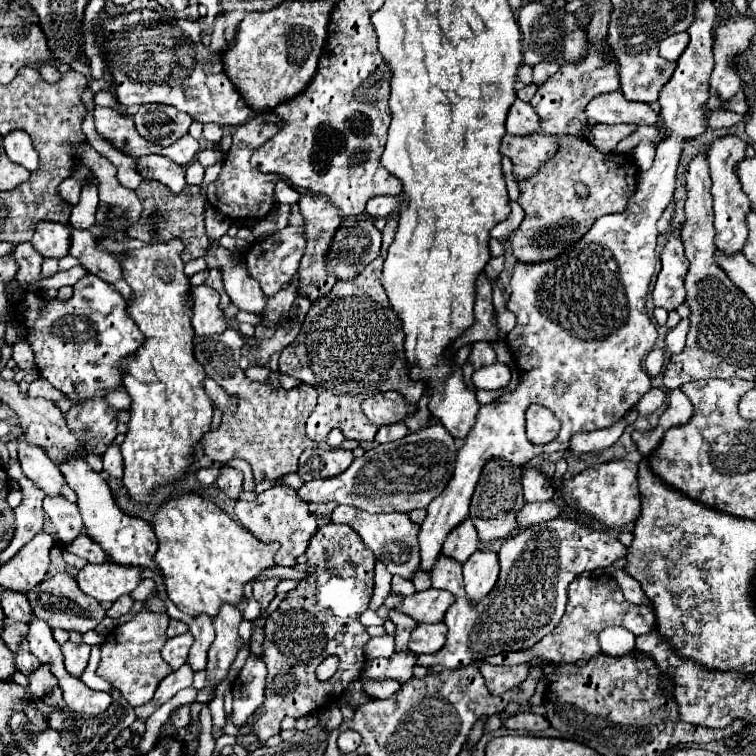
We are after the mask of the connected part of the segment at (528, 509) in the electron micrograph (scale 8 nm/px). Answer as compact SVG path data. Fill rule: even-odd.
M556 499L550 501L536 501L536 503L526 503L524 511L520 511L520 529L530 527L530 523L540 523L548 519L556 519L562 513L562 505Z

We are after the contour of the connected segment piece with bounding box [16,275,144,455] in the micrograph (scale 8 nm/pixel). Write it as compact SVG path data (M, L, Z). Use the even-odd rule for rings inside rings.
M86 275L84 279L80 279L80 283L76 283L74 295L68 301L58 301L58 299L46 301L42 297L38 297L38 293L28 291L24 301L16 309L16 317L28 329L26 339L32 343L34 361L36 361L38 371L42 373L42 377L46 381L50 381L58 391L68 395L68 399L74 403L70 410L63 413L66 423L68 423L68 429L80 439L80 443L84 445L84 449L88 453L96 453L96 455L104 455L108 445L118 435L118 431L116 431L118 411L106 403L106 399L104 399L106 391L114 391L124 385L122 383L122 373L124 373L122 361L126 357L134 357L136 351L140 349L140 345L144 343L142 331L136 327L136 323L128 315L126 307L128 305L124 301L124 297L116 291L116 287L112 287L112 283L106 283L106 281L98 279L96 275Z

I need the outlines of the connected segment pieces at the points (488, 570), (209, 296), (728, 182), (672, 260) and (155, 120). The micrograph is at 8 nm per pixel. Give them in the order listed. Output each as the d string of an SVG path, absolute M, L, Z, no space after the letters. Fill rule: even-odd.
M478 549L464 563L464 587L470 601L480 601L498 579L498 555L490 549Z
M206 285L192 287L192 327L196 335L214 335L218 331L226 329L226 319L224 313L218 307L218 291L212 291Z
M720 137L714 141L714 145L708 149L708 165L710 165L710 177L712 177L712 197L714 197L714 227L716 227L716 247L726 253L740 253L748 239L748 227L746 227L746 215L750 213L750 201L746 193L742 191L740 179L734 173L738 161L746 157L746 145L734 137Z
M674 229L668 235L668 241L662 249L662 271L658 273L652 297L656 307L664 307L668 311L676 309L680 303L684 303L686 289L684 289L684 277L688 271L688 259L684 255L684 245L680 239L680 229Z
M152 103L138 109L138 113L134 115L134 123L144 139L160 147L170 147L188 133L192 117L188 113L176 111L176 107Z

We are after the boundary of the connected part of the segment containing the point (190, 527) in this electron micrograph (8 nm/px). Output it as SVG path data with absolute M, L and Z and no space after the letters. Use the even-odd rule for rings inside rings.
M184 495L160 507L154 517L154 531L158 537L158 551L154 555L154 561L162 569L166 595L180 611L192 617L204 613L214 619L224 603L238 607L244 597L244 585L258 579L266 569L272 569L276 565L274 555L280 549L278 543L268 545L256 541L256 537L252 537L250 531L232 521L222 509L218 509L216 503L202 499L198 495Z

